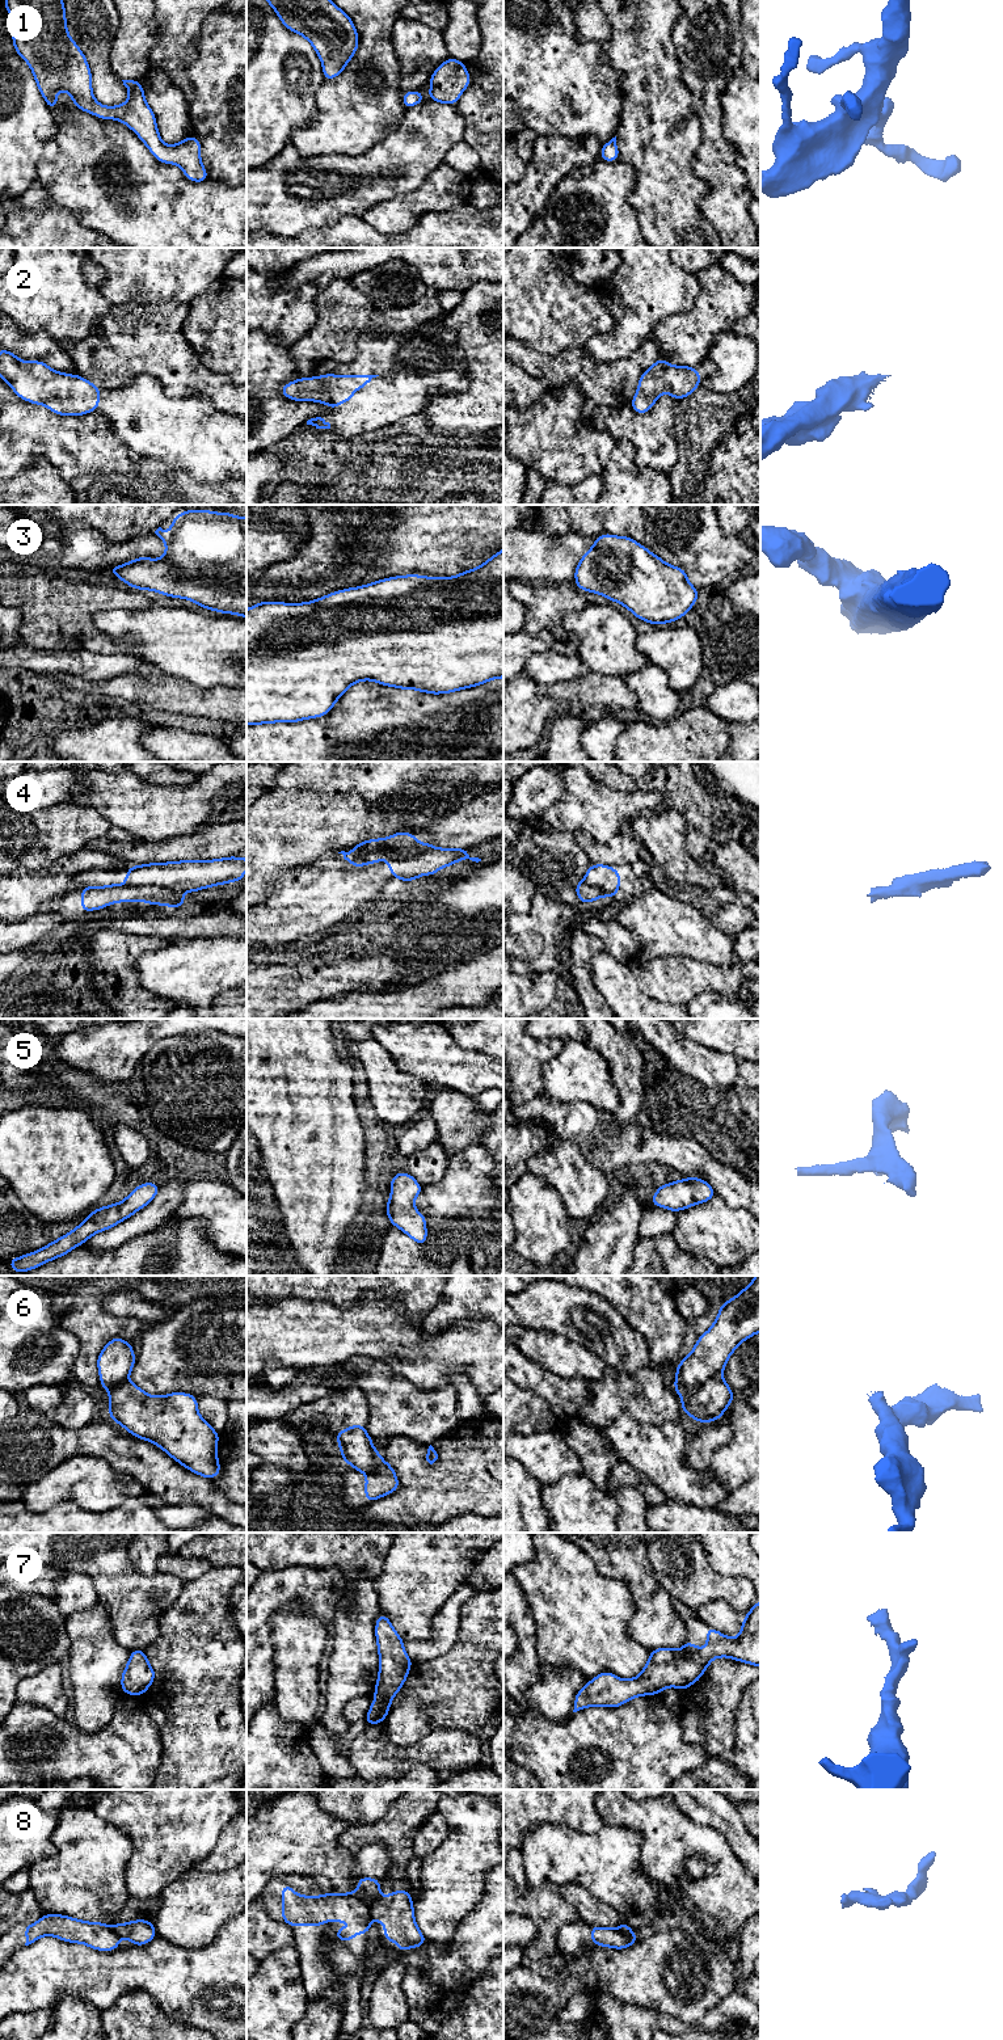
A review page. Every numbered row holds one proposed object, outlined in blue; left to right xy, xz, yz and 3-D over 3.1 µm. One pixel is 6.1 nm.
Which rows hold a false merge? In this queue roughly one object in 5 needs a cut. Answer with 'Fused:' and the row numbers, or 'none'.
Fused: 4, 6, 8

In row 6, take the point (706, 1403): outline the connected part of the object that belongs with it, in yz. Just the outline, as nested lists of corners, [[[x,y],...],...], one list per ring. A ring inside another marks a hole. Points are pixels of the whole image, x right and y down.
[[[717,1374],[691,1392],[680,1395],[680,1399],[682,1412],[704,1424],[721,1419],[734,1400],[734,1394],[724,1377]]]

